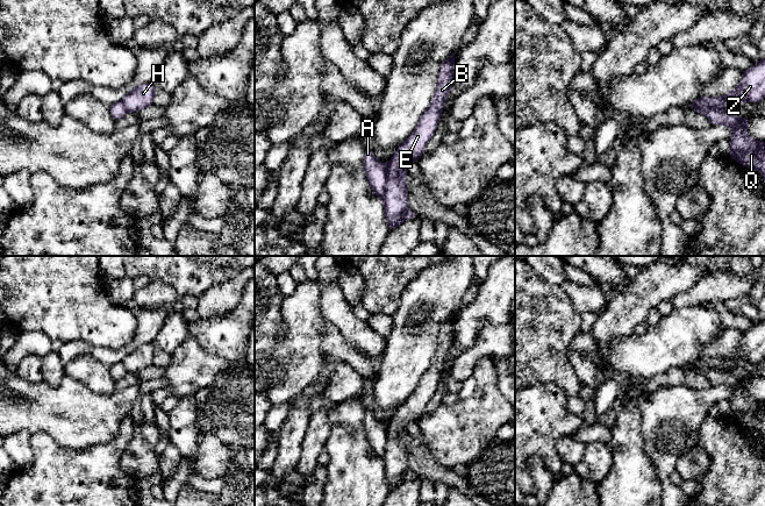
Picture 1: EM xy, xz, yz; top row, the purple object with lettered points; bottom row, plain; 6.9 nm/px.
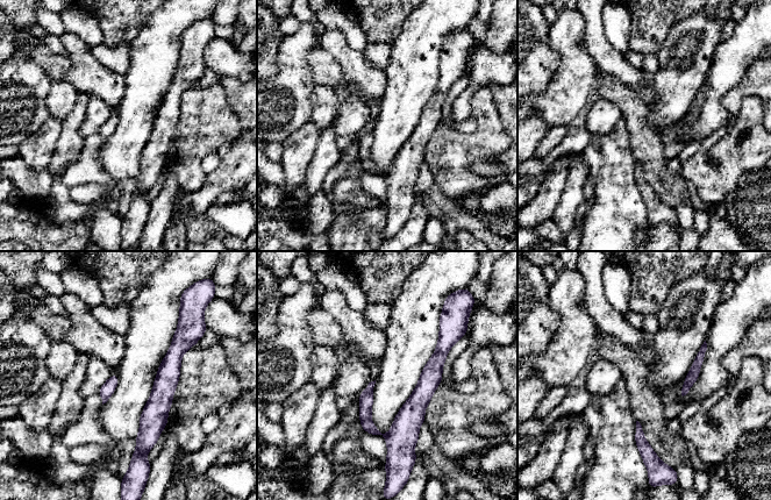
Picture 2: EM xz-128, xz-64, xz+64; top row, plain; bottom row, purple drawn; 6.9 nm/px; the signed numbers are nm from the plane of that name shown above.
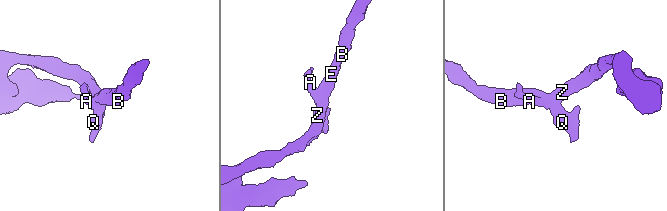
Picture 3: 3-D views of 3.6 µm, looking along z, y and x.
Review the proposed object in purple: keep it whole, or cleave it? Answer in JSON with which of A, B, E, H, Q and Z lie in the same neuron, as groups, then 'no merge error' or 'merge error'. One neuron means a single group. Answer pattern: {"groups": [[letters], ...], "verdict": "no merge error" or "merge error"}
{"groups": [["A", "Q"], ["B", "E", "H", "Z"]], "verdict": "merge error"}

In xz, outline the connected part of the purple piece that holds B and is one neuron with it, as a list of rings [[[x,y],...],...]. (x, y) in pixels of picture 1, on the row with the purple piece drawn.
[[[456,51],[441,64],[437,88],[430,106],[421,116],[410,136],[396,148],[388,163],[382,201],[389,230],[399,227],[405,221],[405,214],[409,212],[407,205],[408,188],[405,184],[405,177],[408,176],[406,168],[420,159],[437,129],[455,77],[455,54]]]

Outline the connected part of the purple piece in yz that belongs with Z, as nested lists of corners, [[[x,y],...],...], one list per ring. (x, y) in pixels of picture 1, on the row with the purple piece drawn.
[[[765,58],[758,60],[751,69],[742,72],[742,79],[736,90],[725,97],[700,97],[691,104],[727,112],[744,101],[760,102],[765,98]]]

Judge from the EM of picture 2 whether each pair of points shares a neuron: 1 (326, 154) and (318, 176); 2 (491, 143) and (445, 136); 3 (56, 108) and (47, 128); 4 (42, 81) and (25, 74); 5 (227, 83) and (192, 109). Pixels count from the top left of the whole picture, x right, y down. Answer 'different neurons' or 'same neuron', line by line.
1: same neuron
2: same neuron
3: different neurons
4: same neuron
5: different neurons

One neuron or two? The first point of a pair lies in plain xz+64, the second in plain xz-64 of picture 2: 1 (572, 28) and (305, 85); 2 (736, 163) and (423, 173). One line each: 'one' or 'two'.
1: one
2: two

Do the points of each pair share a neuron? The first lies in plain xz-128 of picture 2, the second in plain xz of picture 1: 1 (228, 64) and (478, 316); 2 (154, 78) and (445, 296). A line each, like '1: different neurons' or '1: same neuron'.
1: different neurons
2: same neuron

